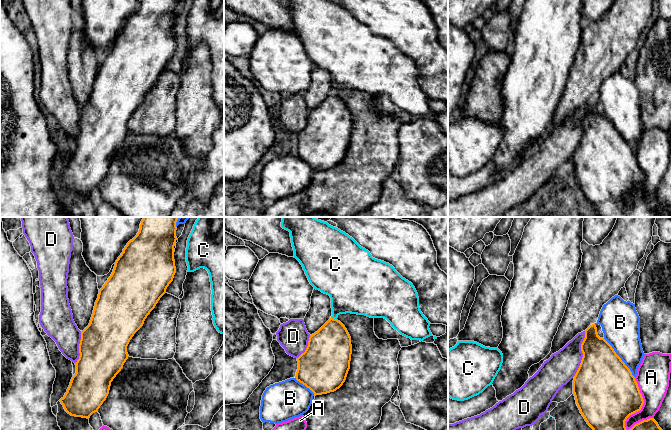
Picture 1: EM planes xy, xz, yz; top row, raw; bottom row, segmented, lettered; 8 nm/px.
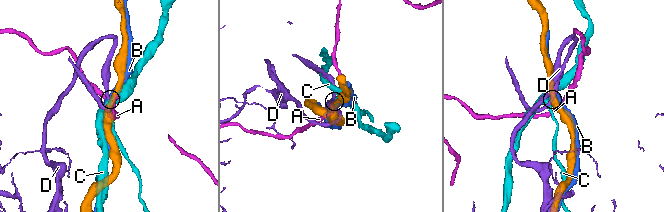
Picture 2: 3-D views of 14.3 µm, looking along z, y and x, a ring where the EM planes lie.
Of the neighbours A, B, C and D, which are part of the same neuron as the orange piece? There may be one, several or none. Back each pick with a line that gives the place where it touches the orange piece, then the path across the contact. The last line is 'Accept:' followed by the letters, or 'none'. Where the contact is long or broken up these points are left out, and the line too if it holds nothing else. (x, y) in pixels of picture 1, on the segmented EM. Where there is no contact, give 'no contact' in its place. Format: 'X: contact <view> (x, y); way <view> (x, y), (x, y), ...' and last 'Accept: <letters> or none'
B: contact yz (620, 358)
Accept: B

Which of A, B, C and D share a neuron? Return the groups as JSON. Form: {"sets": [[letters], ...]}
{"sets": [["A"], ["B"], ["C"], ["D"]]}

